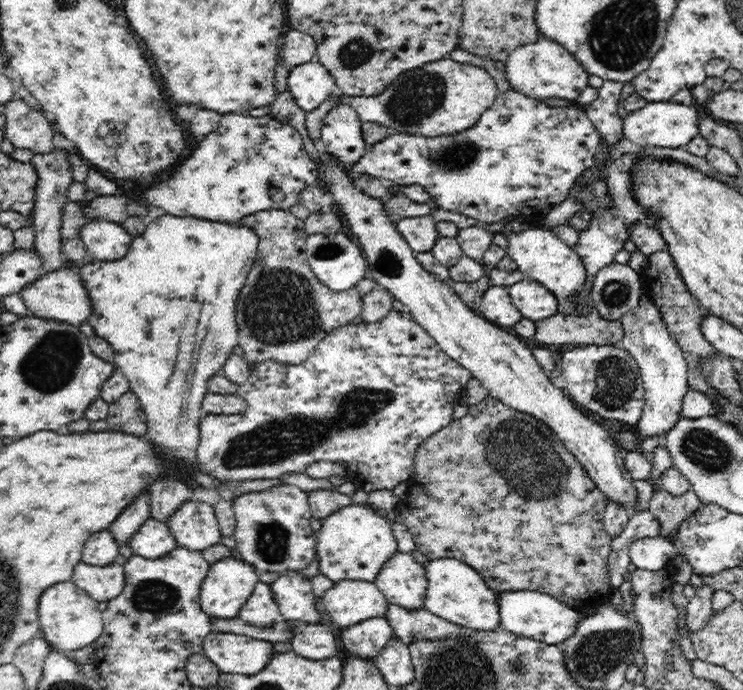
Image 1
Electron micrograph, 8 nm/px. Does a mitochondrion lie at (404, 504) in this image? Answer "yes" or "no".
no

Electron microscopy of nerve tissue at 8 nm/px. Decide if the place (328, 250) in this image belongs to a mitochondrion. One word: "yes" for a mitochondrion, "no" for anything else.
yes

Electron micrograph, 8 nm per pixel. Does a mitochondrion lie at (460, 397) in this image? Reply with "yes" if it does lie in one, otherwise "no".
no

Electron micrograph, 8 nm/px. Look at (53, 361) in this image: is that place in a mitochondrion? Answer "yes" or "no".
yes

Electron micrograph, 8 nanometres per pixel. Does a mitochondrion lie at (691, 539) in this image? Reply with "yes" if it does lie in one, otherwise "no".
no

